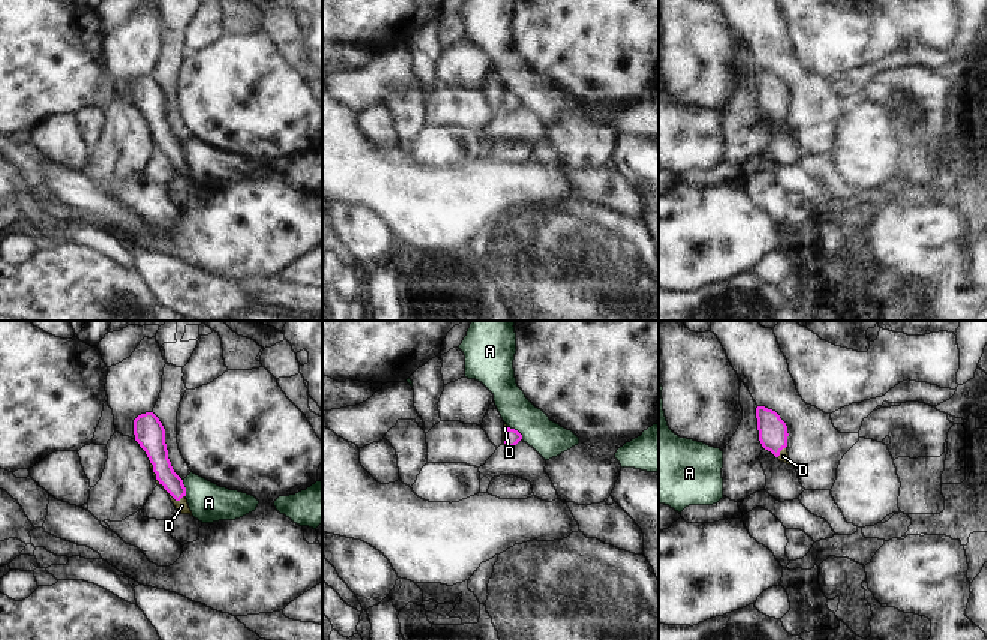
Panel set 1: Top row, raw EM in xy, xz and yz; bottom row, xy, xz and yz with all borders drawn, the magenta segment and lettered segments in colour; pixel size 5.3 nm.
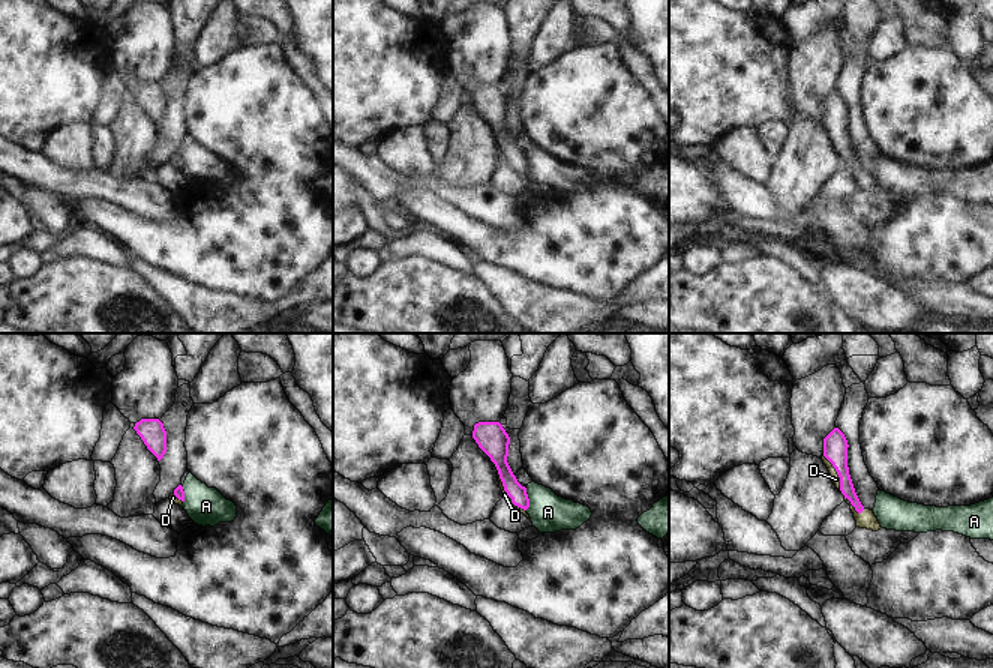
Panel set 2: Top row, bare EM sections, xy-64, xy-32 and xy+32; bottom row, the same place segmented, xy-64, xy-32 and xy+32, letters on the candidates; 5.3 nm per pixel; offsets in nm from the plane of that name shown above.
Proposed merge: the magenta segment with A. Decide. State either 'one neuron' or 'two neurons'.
two neurons

